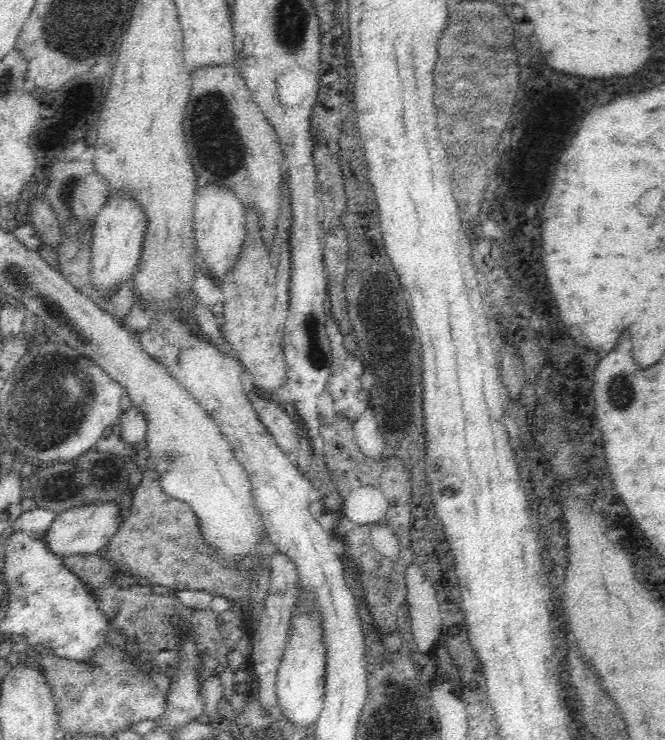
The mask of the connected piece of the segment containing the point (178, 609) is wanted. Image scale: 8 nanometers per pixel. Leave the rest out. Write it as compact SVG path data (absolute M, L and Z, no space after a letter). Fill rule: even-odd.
M103 554L69 556L63 558L62 562L84 582L88 593L96 595L96 605L106 615L108 628L124 634L127 642L135 642L139 652L146 651L148 655L146 662L152 668L160 669L169 681L178 674L182 664L181 640L184 633L194 637L196 649L200 653L201 668L197 670L197 676L201 683L209 676L218 675L227 668L226 654L230 649L222 638L222 621L219 615L209 608L204 610L188 608L172 592L155 594L151 585L145 582L125 588L119 587L113 583L119 574Z

